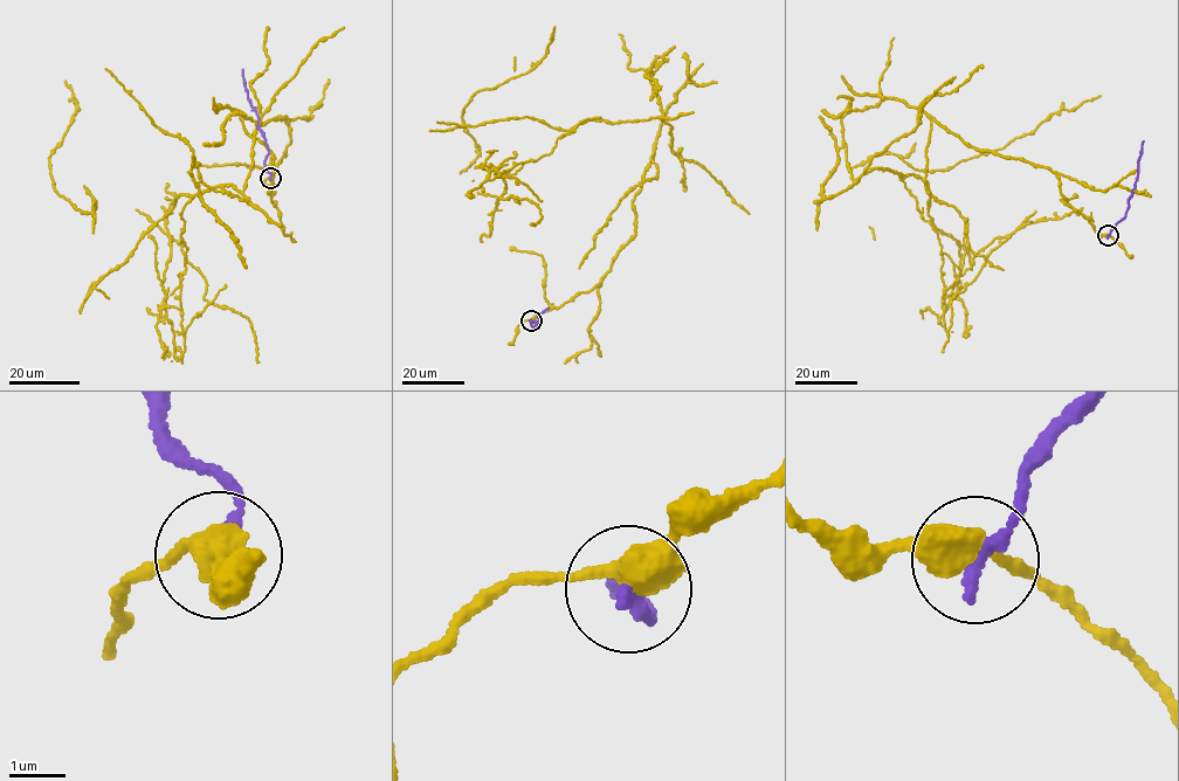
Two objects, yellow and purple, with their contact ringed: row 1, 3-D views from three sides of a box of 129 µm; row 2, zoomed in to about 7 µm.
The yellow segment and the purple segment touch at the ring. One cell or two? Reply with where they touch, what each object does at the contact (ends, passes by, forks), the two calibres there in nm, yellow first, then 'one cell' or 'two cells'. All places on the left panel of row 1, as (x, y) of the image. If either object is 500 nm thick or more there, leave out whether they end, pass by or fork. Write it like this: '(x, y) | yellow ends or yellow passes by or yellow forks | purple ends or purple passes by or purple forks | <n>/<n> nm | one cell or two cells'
(270, 178) | yellow passes by | purple ends | 480/280 nm | two cells

